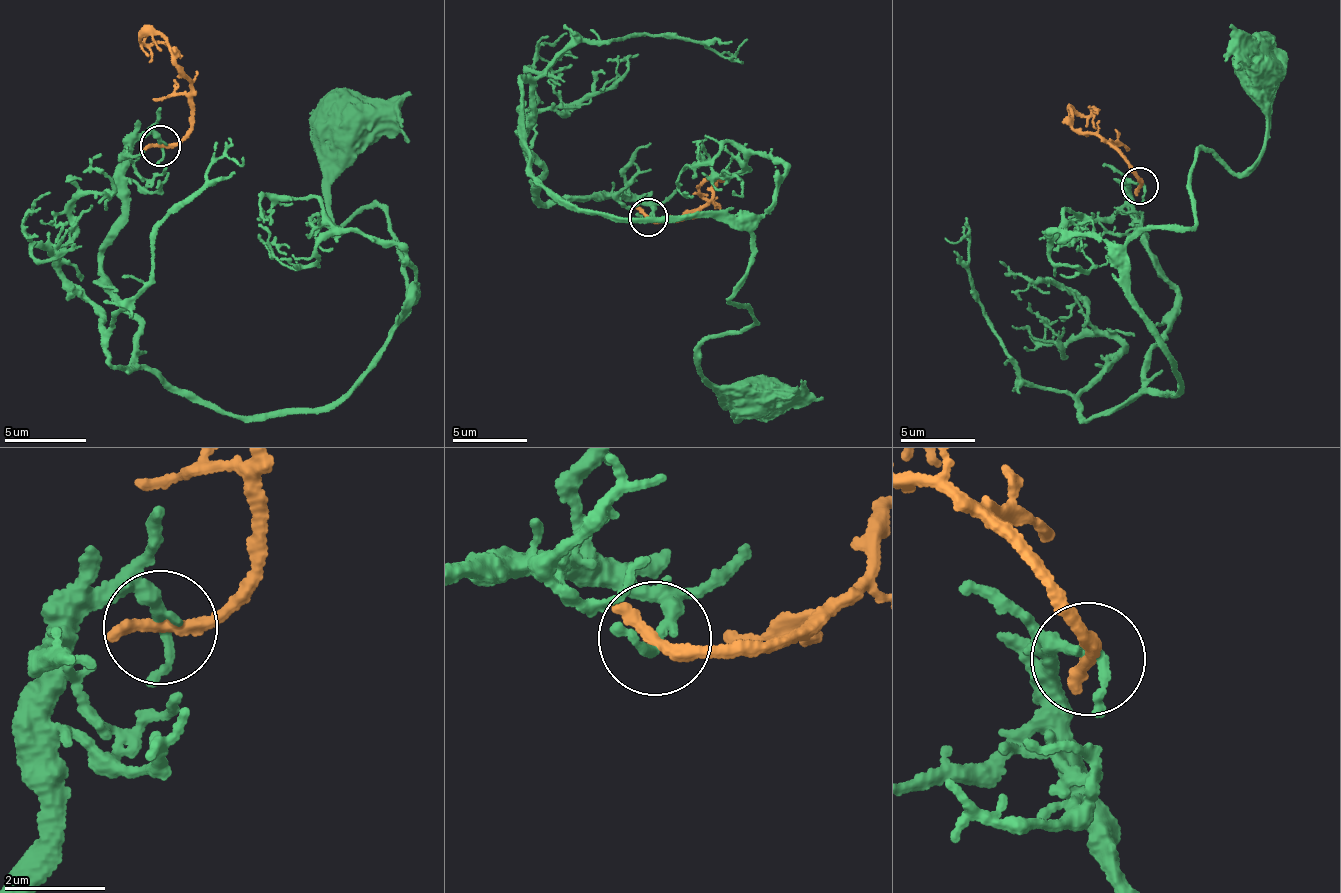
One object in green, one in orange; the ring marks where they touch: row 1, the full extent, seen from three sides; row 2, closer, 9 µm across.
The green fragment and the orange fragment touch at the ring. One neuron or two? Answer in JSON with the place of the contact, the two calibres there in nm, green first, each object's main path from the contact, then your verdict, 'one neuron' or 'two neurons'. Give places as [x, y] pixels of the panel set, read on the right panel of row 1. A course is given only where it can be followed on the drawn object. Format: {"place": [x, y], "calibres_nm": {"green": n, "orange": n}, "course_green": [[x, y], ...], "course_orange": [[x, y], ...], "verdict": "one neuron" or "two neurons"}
{"place": [1140, 186], "calibres_nm": {"green": 200, "orange": 340}, "course_green": [[1138, 185], [1177, 289], [1146, 391], [1174, 395], [1125, 247], [1193, 225], [1204, 150], [1258, 161], [1259, 69]], "course_orange": [[1138, 185], [1132, 165], [1093, 134], [1074, 127], [1069, 110], [1075, 114], [1091, 113], [1093, 107], [1097, 115]], "verdict": "two neurons"}

